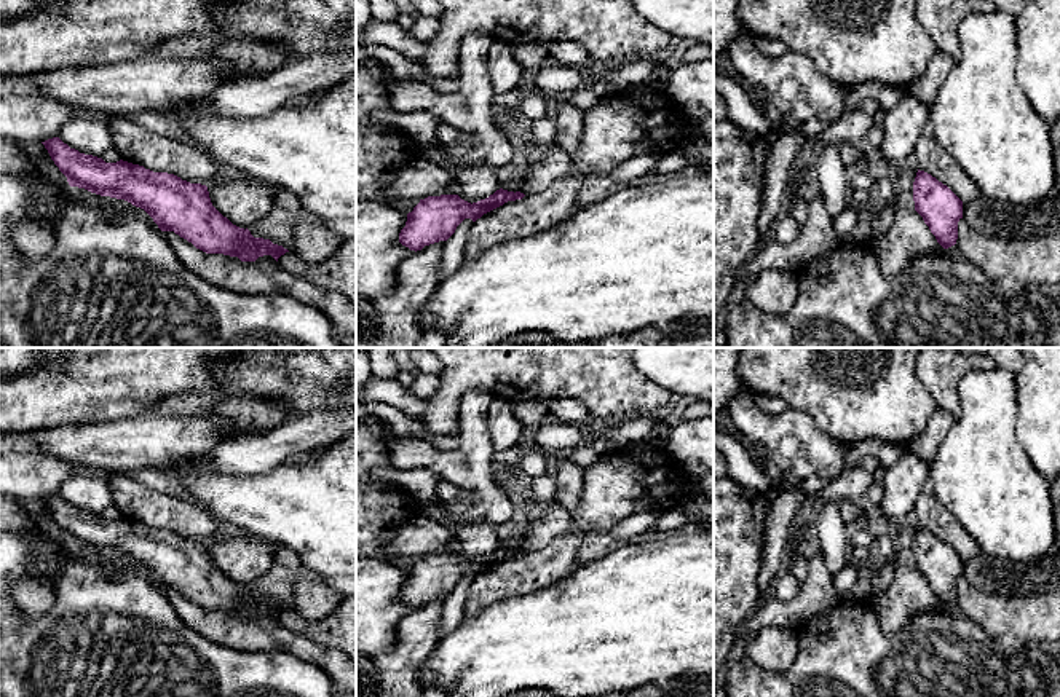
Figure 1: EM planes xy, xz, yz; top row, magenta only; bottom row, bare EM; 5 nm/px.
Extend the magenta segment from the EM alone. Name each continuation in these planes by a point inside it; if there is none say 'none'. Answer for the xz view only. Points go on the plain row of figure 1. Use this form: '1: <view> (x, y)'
none

